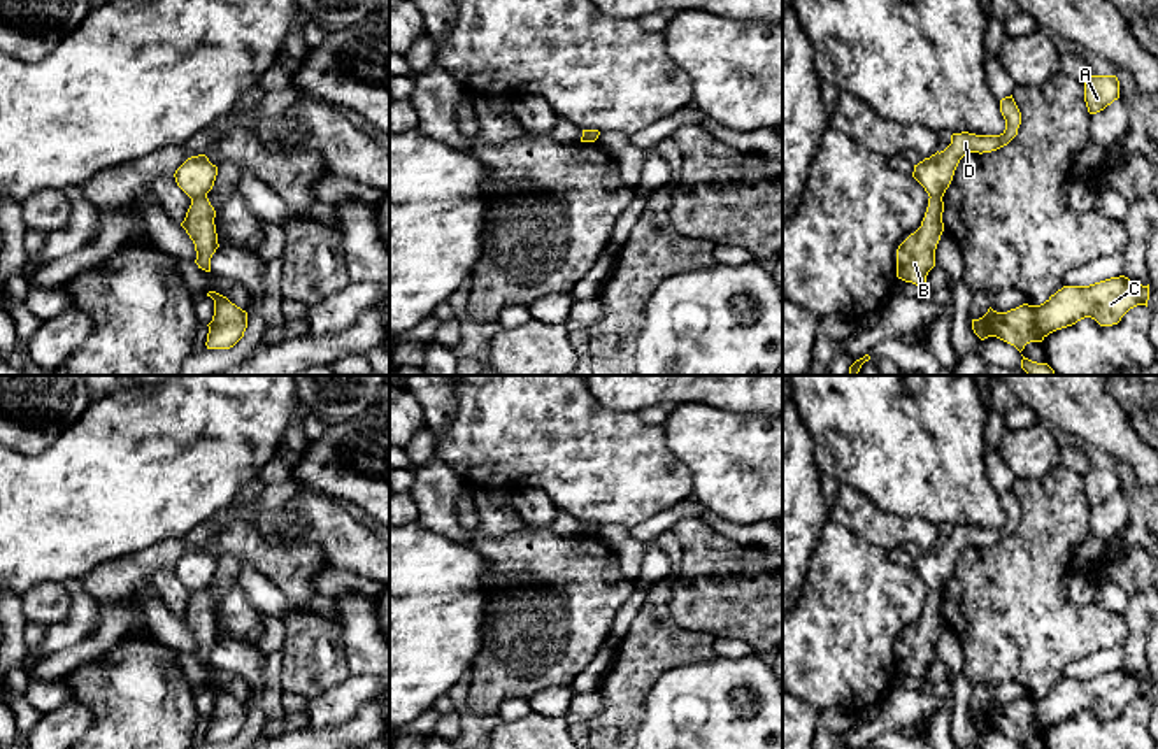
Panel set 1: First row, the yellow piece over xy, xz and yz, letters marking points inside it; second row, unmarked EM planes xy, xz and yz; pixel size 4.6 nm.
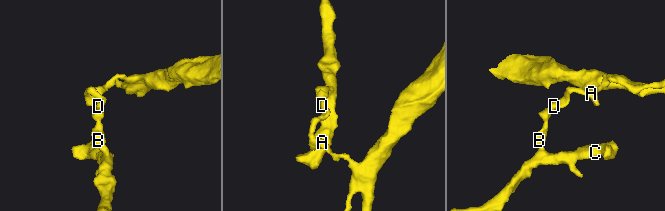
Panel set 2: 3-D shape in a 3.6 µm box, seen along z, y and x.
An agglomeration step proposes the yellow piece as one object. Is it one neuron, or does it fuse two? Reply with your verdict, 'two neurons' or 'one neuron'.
two neurons

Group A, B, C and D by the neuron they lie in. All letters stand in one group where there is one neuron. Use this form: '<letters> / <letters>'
A D / B C

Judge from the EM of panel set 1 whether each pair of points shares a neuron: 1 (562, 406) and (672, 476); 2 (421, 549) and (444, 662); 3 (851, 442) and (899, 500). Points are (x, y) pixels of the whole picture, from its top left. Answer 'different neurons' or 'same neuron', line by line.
1: same neuron
2: same neuron
3: same neuron

